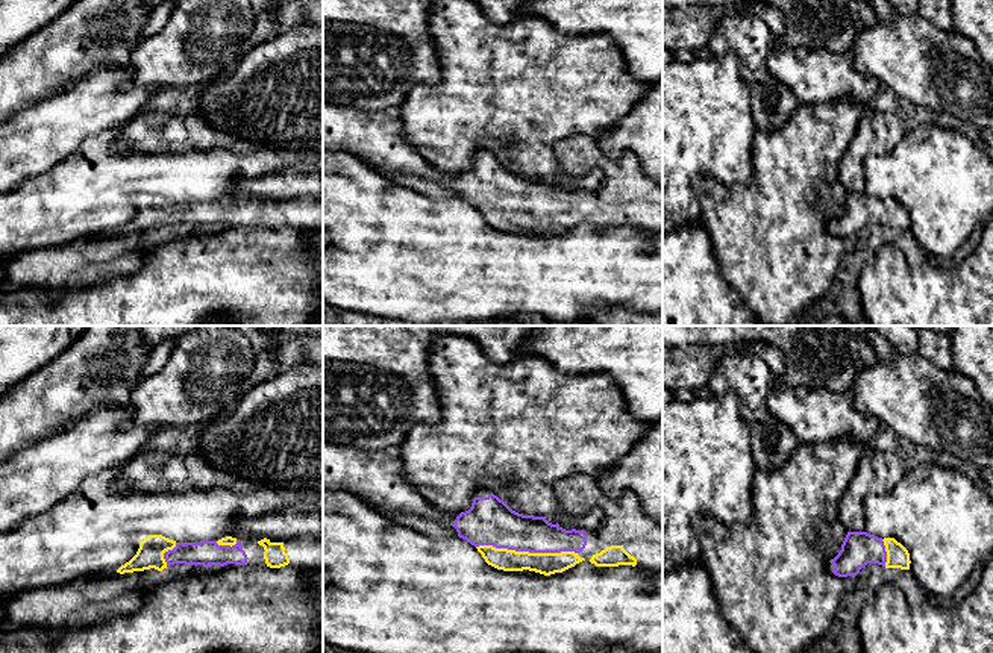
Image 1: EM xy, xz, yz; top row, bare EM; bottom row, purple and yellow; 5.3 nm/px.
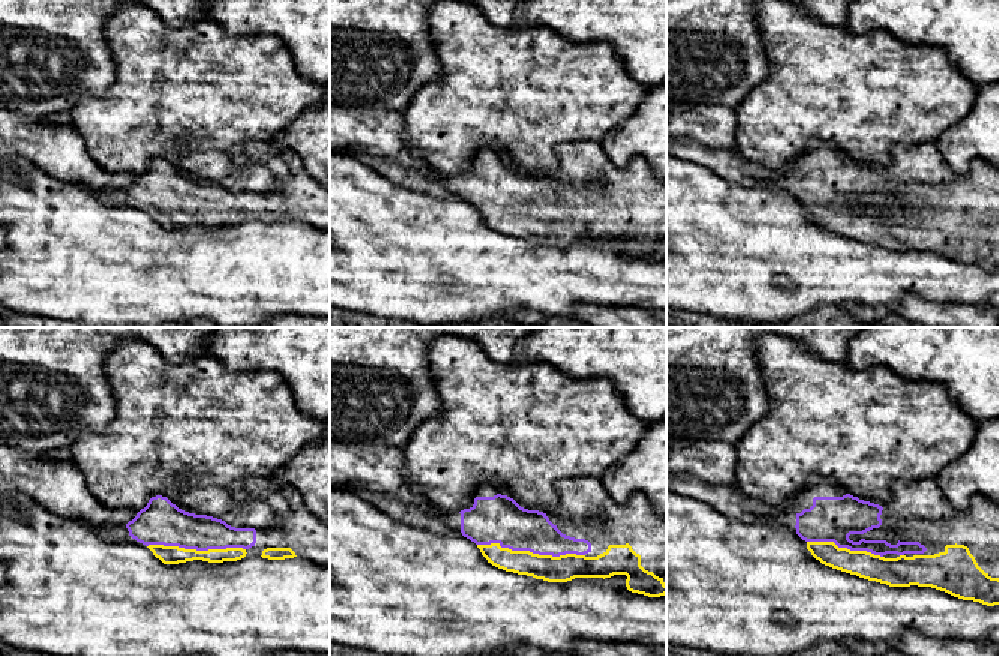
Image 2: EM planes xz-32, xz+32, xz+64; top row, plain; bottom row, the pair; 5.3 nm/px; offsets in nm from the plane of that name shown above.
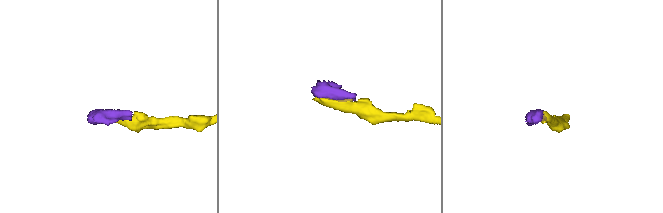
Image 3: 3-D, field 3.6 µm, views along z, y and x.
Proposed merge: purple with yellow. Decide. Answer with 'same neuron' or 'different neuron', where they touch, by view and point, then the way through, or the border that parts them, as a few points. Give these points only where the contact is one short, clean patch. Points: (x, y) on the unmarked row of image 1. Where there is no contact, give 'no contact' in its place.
same neuron; meets purple in xz at (526, 211)

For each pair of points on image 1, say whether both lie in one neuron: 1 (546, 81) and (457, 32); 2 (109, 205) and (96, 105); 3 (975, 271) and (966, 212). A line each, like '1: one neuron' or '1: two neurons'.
1: one neuron
2: two neurons
3: two neurons

